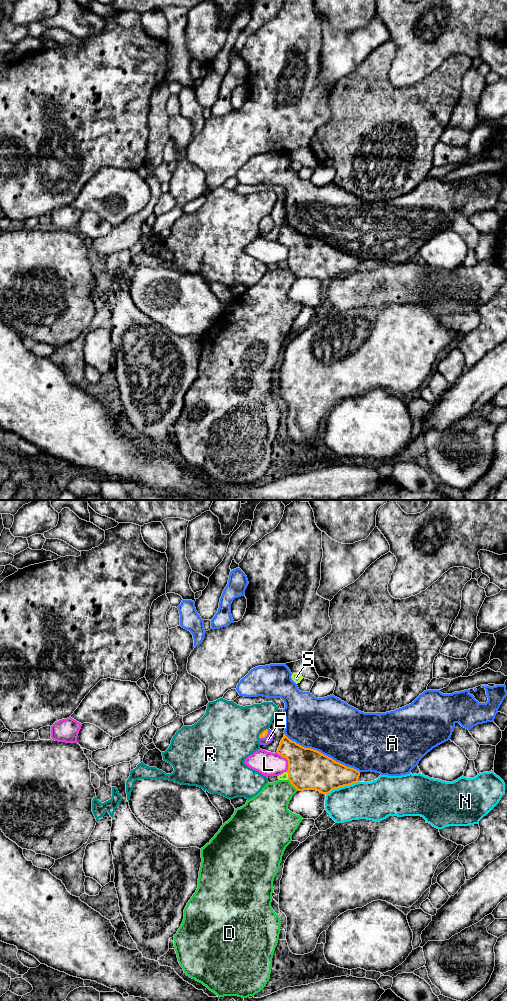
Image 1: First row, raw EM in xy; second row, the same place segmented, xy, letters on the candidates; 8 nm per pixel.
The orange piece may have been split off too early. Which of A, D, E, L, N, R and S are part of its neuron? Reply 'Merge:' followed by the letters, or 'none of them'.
Merge: E

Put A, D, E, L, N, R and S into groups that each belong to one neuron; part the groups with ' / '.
A / D / E / L / N / R / S

